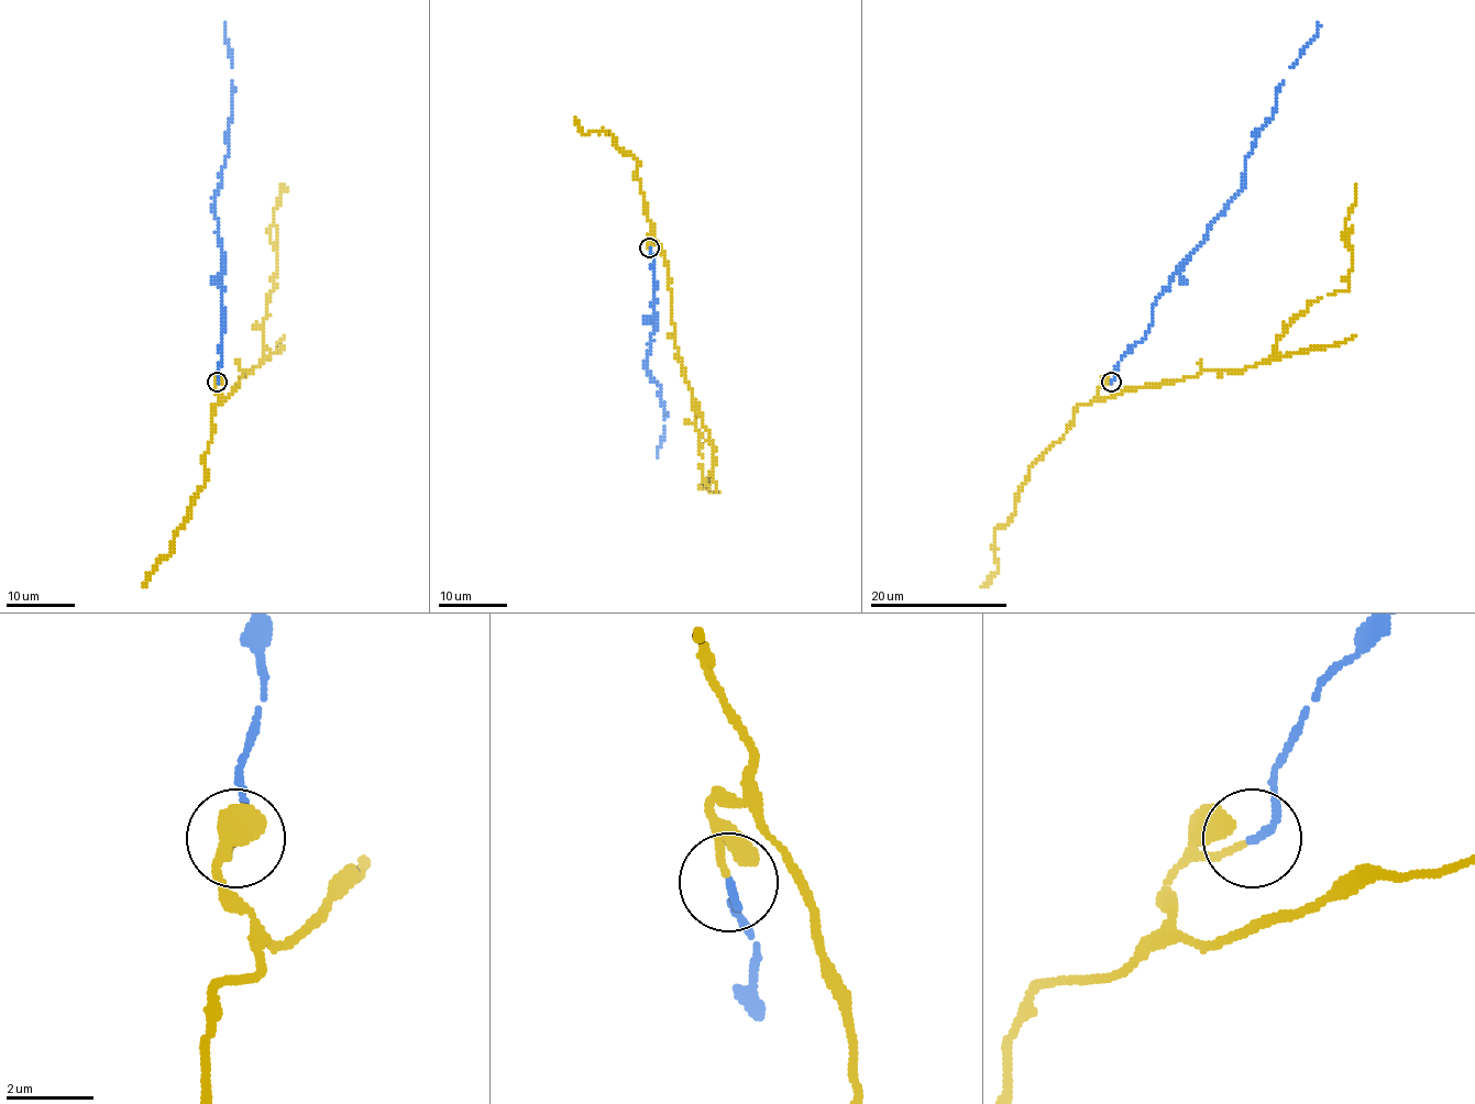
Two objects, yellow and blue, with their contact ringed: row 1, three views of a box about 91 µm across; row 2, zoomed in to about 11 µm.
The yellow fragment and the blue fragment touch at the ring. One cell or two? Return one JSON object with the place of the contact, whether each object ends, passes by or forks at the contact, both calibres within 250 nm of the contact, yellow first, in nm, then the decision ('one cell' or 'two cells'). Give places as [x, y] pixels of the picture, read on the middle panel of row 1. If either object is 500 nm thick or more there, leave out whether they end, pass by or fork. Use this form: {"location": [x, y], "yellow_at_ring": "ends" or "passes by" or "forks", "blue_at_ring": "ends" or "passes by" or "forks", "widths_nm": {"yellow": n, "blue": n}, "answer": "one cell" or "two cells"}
{"location": [649, 247], "yellow_at_ring": "ends", "blue_at_ring": "ends", "widths_nm": {"yellow": 140, "blue": 170}, "answer": "one cell"}

